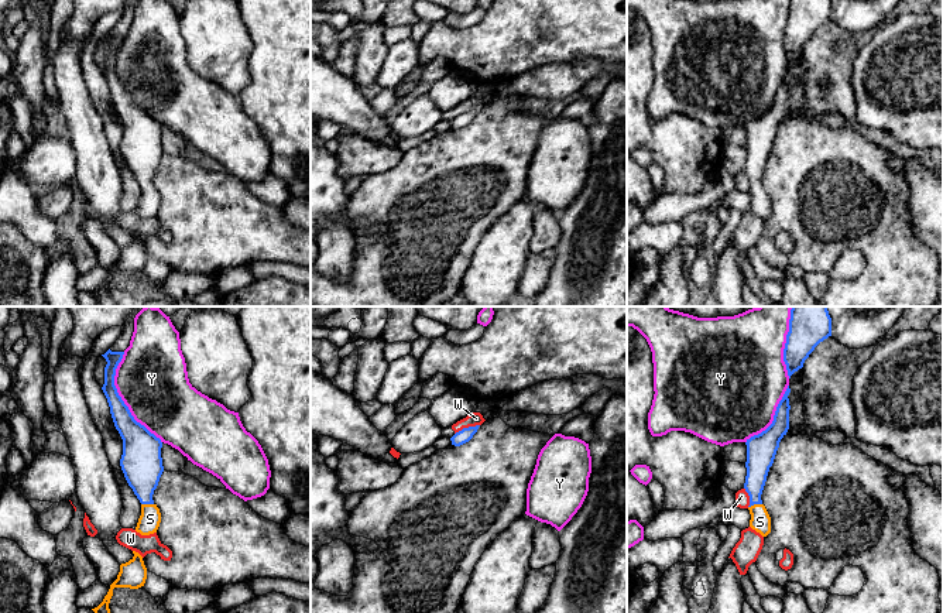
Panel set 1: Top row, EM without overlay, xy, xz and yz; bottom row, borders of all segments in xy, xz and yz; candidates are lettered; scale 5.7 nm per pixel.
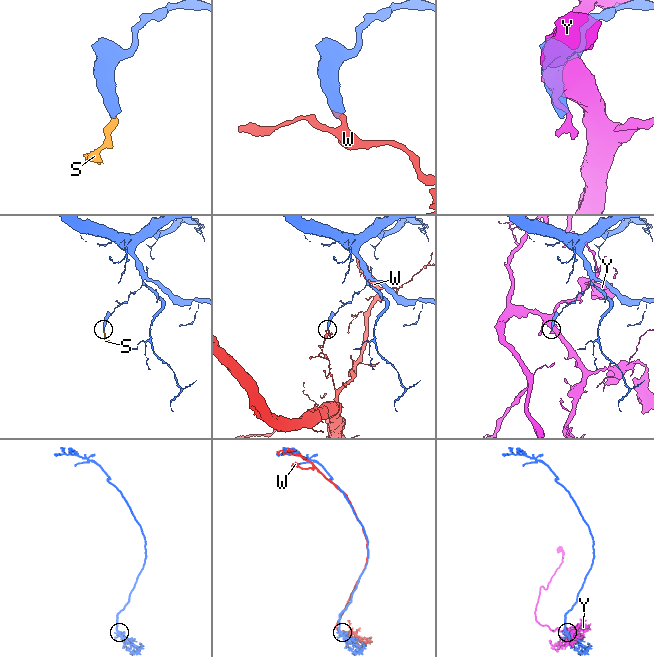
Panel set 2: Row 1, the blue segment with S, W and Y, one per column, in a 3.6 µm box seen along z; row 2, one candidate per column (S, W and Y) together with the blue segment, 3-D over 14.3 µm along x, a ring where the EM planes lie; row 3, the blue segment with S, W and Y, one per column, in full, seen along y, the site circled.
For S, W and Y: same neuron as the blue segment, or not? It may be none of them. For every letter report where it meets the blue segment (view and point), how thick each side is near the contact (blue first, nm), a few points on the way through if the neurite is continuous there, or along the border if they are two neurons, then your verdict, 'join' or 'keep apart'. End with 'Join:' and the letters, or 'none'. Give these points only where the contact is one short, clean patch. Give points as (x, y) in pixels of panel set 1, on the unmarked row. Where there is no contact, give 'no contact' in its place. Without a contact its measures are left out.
S: meets blue in yz at (754, 187); 140 nm thick on the blue side, 120 nm on the other; runs through yz (758, 143), (754, 187), (760, 205); join
W: meets blue in xz at (466, 112); 80 nm thick on the blue side, 80 nm on the other; border along xz (479, 108), (463, 110), (455, 117); keep apart
Y: meets blue in xy at (122, 84); 180 nm thick on the blue side, 400 nm on the other; keep apart
Join: S

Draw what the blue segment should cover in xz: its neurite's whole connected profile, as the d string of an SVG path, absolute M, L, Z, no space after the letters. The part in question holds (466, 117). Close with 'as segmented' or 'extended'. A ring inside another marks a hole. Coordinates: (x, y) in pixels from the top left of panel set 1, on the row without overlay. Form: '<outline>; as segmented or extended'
M476 109L476 110L469 110L469 112L463 112L462 114L456 116L450 124L452 124L452 129L455 130L460 130L466 126L469 126L473 119L477 116L480 109Z; as segmented

